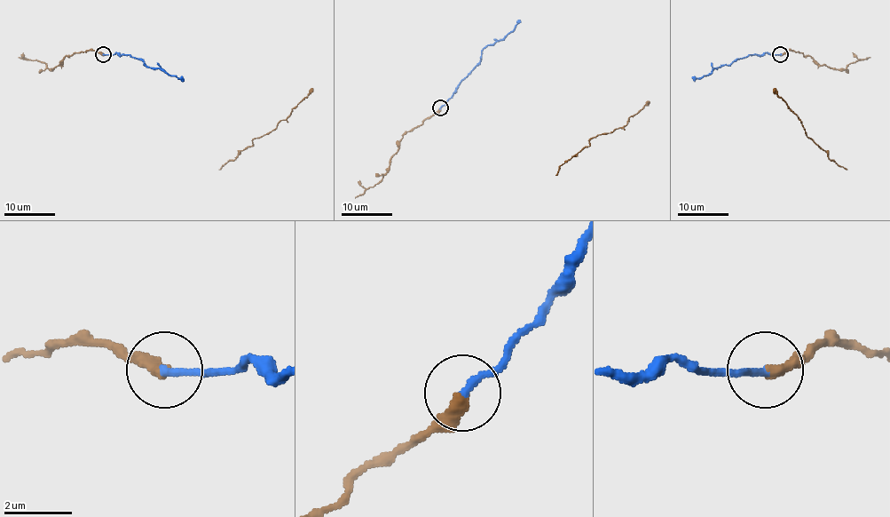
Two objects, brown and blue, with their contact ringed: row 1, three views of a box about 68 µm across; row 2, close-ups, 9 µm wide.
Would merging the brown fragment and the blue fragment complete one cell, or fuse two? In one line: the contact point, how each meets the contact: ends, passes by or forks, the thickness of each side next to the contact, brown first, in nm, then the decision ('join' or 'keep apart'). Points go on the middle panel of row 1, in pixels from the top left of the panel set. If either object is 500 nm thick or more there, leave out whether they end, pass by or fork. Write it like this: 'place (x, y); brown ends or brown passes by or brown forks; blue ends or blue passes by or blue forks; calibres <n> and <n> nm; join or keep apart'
place (440, 107); brown ends; blue ends; calibres 360 and 240 nm; join

